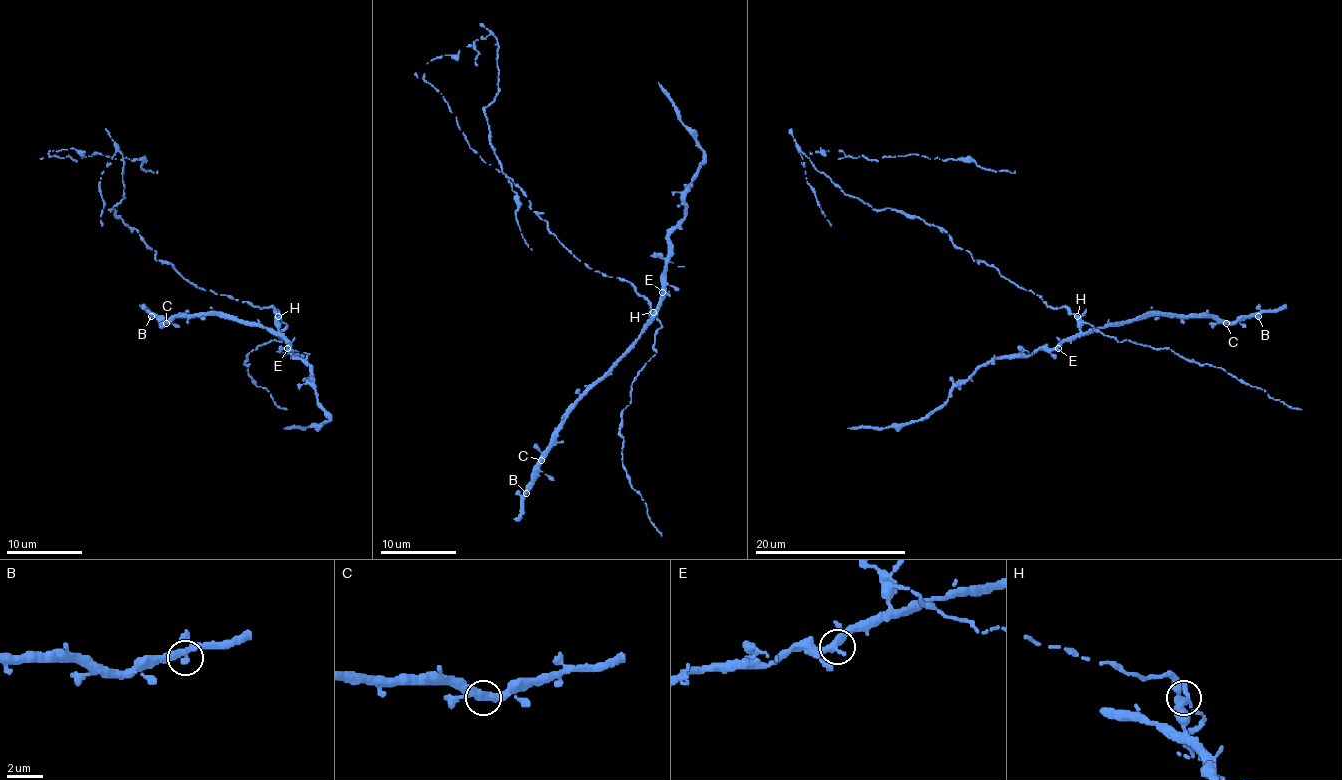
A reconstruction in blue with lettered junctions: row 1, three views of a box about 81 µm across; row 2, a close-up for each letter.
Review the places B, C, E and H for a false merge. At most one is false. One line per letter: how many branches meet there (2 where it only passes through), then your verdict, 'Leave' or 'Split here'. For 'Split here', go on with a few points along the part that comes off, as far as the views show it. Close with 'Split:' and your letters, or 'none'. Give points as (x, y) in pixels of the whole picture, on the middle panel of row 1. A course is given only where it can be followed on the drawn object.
B: Branches: 3. Leave
C: Branches: 3. Leave
E: Branches: 4. Leave
H: Branches: 4. Split here. Course of the part to remove: (652, 311), (571, 253), (501, 169), (484, 109), (492, 33), (423, 79), (509, 179), (531, 249)
Split: H

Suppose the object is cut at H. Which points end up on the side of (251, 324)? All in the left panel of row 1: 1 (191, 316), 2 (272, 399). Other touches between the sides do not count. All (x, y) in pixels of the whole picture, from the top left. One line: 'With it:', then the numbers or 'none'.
With it: 1

